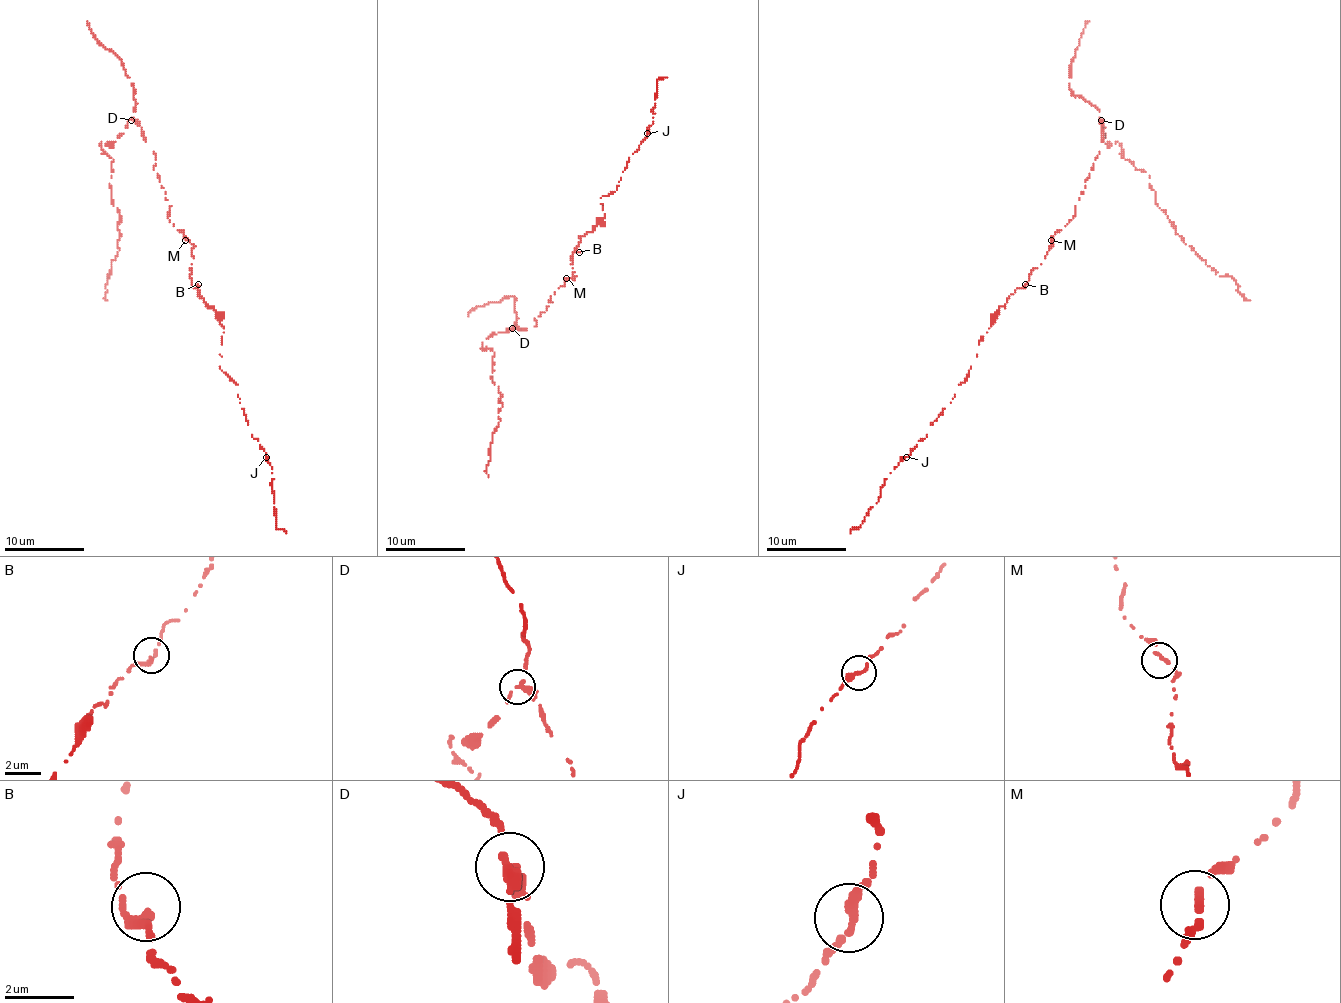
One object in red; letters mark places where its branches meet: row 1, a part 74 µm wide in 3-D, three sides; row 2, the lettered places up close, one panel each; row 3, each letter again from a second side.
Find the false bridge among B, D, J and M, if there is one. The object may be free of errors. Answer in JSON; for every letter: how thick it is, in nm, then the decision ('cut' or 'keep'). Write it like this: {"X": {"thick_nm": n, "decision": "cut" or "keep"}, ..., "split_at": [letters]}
{"B": {"thick_nm": 260, "decision": "keep"}, "D": {"thick_nm": 280, "decision": "cut"}, "J": {"thick_nm": 280, "decision": "keep"}, "M": {"thick_nm": 220, "decision": "keep"}, "split_at": ["D"]}

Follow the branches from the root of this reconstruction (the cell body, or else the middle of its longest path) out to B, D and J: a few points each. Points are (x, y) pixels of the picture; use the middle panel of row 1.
B: (558, 288), (566, 280), (575, 278), (571, 256), (579, 252)
D: (558, 288), (550, 296), (546, 310), (534, 318), (534, 326), (512, 328)
J: (558, 288), (575, 278), (571, 256), (581, 238), (605, 216), (601, 198), (617, 190), (629, 158), (647, 133)

